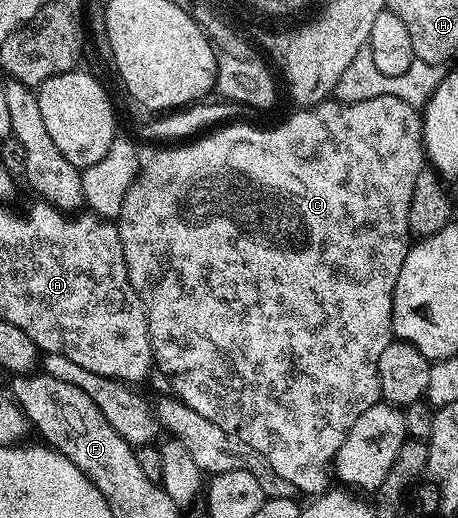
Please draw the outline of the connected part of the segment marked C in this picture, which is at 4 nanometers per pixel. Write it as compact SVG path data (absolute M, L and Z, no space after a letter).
M387 94L387 95L385 95L385 96L375 96L375 97L374 97L374 98L372 98L372 99L371 99L371 100L359 100L359 101L358 101L358 102L342 102L342 101L340 101L340 100L326 100L326 101L323 101L323 102L320 102L320 104L318 104L318 105L317 105L317 106L311 106L311 107L310 107L310 108L309 108L309 109L305 109L305 110L301 110L301 111L300 111L300 112L299 112L299 116L298 116L298 117L293 117L293 120L292 120L292 121L290 121L290 120L288 120L288 119L284 119L284 121L282 121L282 122L281 122L281 123L280 123L280 124L277 124L277 125L279 125L279 126L277 126L277 127L275 127L275 128L274 128L274 130L260 130L260 128L259 128L259 127L257 127L257 126L233 126L233 125L234 125L234 124L225 124L225 125L222 125L222 126L221 126L221 127L220 127L220 128L213 128L213 129L210 129L210 130L209 130L209 131L208 131L208 132L205 132L205 133L202 133L202 134L201 134L201 135L200 135L200 136L197 136L197 137L194 137L194 138L193 138L193 139L192 139L192 140L189 140L189 141L186 141L186 142L185 142L185 143L184 143L184 144L169 144L169 145L166 145L166 146L165 146L165 147L164 147L164 148L157 148L157 149L161 149L161 150L157 150L157 151L155 151L155 152L154 152L154 154L153 154L153 155L151 155L151 156L150 156L150 158L149 158L149 159L147 159L147 157L146 157L146 158L145 158L145 159L144 159L144 161L142 161L142 162L141 162L141 163L140 163L140 170L139 170L139 171L138 171L138 173L137 173L137 177L136 177L136 178L135 178L135 179L134 179L134 180L133 180L133 182L132 182L132 183L131 183L131 184L130 184L130 186L129 186L129 187L128 187L128 188L127 188L127 190L126 190L126 195L125 195L125 196L123 196L123 200L122 200L122 208L121 208L121 212L120 212L120 214L119 214L119 215L117 215L117 217L116 217L116 219L115 219L115 225L116 225L116 228L117 228L117 231L118 231L118 232L119 232L119 240L120 240L120 241L121 241L121 243L122 243L122 244L123 244L123 260L124 260L124 261L125 261L125 263L126 263L126 264L127 264L127 276L128 276L128 277L129 277L129 279L130 279L130 280L131 280L131 288L135 288L135 292L136 292L136 293L137 293L137 295L138 295L138 296L139 296L139 300L140 300L140 301L141 301L141 303L142 303L142 304L143 304L143 308L144 308L144 309L145 309L145 315L146 315L146 316L147 316L147 324L148 324L148 325L149 325L149 338L150 338L150 339L151 339L151 350L152 350L152 354L153 354L153 362L154 362L154 363L155 363L155 366L156 366L156 369L157 369L157 370L158 370L158 368L159 368L159 369L161 369L161 370L162 370L162 372L163 372L163 373L165 373L165 374L166 374L166 376L167 376L167 377L169 377L169 382L170 382L170 384L171 384L171 385L173 385L173 390L172 390L172 393L173 393L173 394L174 394L174 395L176 395L176 397L178 397L178 398L180 398L180 399L181 399L181 401L183 401L183 402L185 402L185 403L187 403L187 405L189 405L189 407L191 407L191 409L192 409L192 410L194 410L194 411L195 411L195 412L199 412L199 416L207 416L207 420L211 420L211 424L215 424L215 425L216 425L216 426L218 426L218 427L219 427L219 428L223 428L223 432L224 432L224 433L225 433L225 434L232 434L232 435L233 435L233 437L235 437L235 438L237 438L237 439L238 439L238 440L240 440L240 442L242 442L242 443L243 443L243 444L247 444L247 445L248 445L248 446L250 446L250 447L251 447L251 448L255 448L255 452L259 452L259 453L260 453L260 454L261 454L261 455L263 455L263 457L265 457L265 459L266 459L266 460L267 460L267 464L271 464L271 468L275 468L275 472L279 472L279 476L283 476L283 480L291 480L291 484L295 484L295 485L296 485L296 486L297 486L297 489L298 489L298 491L300 491L300 493L301 493L301 494L302 494L302 495L304 495L304 494L309 494L309 495L308 495L308 496L316 496L316 495L318 495L318 494L323 494L323 493L325 493L325 491L326 491L326 490L328 490L328 489L330 489L330 486L331 486L331 482L329 482L329 474L330 474L330 478L331 478L331 471L332 471L332 470L333 470L333 469L334 469L334 466L335 466L335 459L336 459L336 456L337 456L337 453L338 453L338 452L339 452L339 448L343 448L343 440L347 440L347 432L351 432L351 424L355 424L355 420L359 420L359 416L363 416L363 412L367 412L367 408L371 408L371 407L372 407L372 406L374 406L374 405L375 405L375 404L376 404L376 403L377 403L377 402L379 402L379 401L382 401L382 397L381 397L381 389L380 389L380 388L379 388L379 356L383 356L383 348L387 348L387 344L388 344L388 343L389 343L389 342L391 342L391 341L394 341L394 338L395 338L395 335L394 335L394 332L393 332L393 289L394 289L394 288L395 288L395 284L396 284L396 283L397 283L397 281L398 281L398 280L399 280L399 268L403 268L403 260L404 260L404 259L405 259L405 257L406 257L406 256L407 256L407 252L408 252L408 251L409 251L409 248L410 248L410 245L411 245L411 235L410 235L410 233L409 233L409 209L410 209L410 208L411 208L411 196L412 196L412 195L413 195L413 193L414 193L414 192L415 192L415 180L419 180L419 176L420 176L420 175L421 175L421 172L422 172L422 170L424 170L424 169L426 169L426 166L427 166L427 155L426 155L426 153L425 153L425 139L424 139L424 137L423 137L423 118L422 118L422 115L421 115L421 114L420 114L420 113L419 113L419 110L418 110L418 107L415 107L415 106L412 106L412 105L411 105L411 104L407 104L407 103L406 103L406 102L404 102L404 101L403 101L403 100L399 100L399 99L398 99L398 98L396 98L396 97L395 97L395 96L391 96L391 95L390 95L390 94Z

